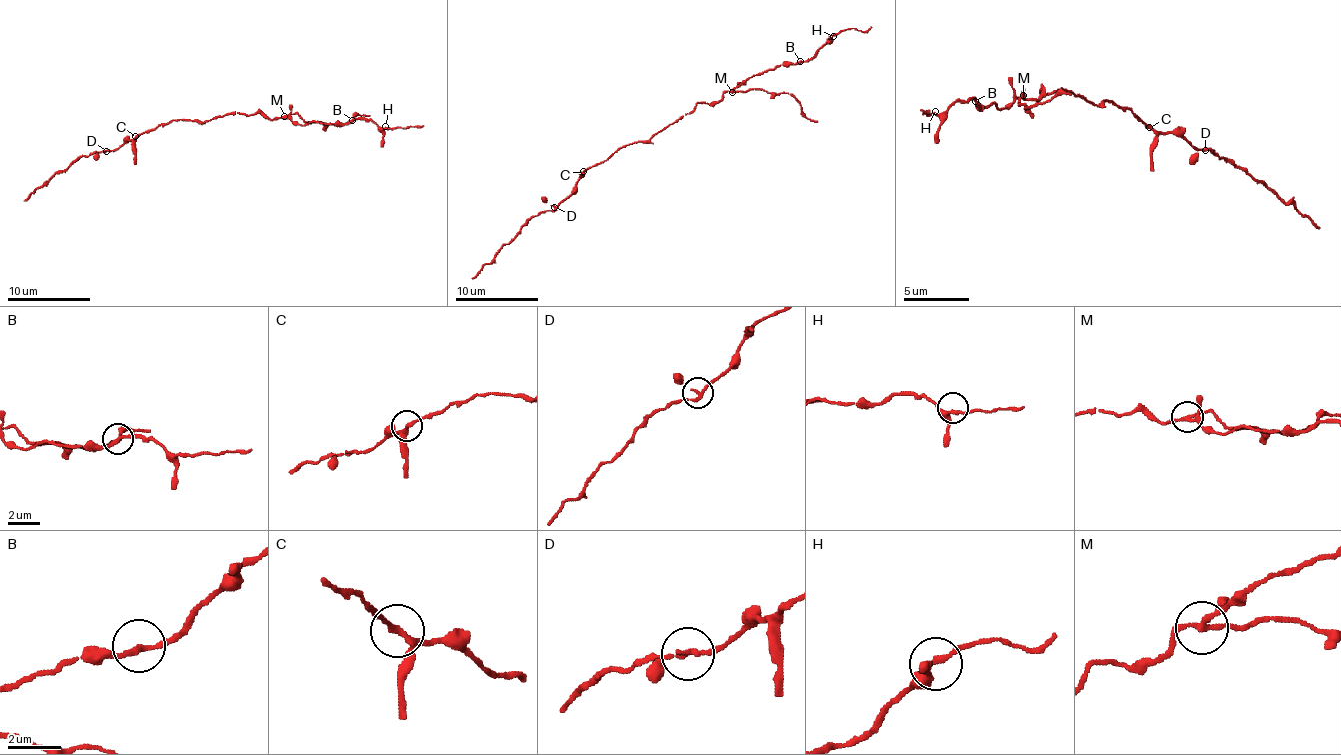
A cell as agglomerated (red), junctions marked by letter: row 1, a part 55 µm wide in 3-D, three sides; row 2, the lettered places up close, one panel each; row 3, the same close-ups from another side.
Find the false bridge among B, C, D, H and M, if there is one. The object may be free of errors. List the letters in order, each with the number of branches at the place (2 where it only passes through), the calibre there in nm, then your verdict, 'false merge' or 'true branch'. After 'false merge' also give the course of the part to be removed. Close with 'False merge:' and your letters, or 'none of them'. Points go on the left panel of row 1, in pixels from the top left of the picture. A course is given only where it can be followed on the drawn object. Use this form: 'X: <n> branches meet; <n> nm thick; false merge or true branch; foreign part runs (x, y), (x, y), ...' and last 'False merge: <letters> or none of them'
B: 2 branches meet; 200 nm thick; true branch
C: 3 branches meet; 190 nm thick; true branch
D: 3 branches meet; 150 nm thick; true branch
H: 3 branches meet; 220 nm thick; true branch
M: 4 branches meet; 190 nm thick; false merge; foreign part runs (283, 116), (298, 113), (306, 122), (340, 124), (348, 124), (356, 116), (369, 116)
False merge: M

